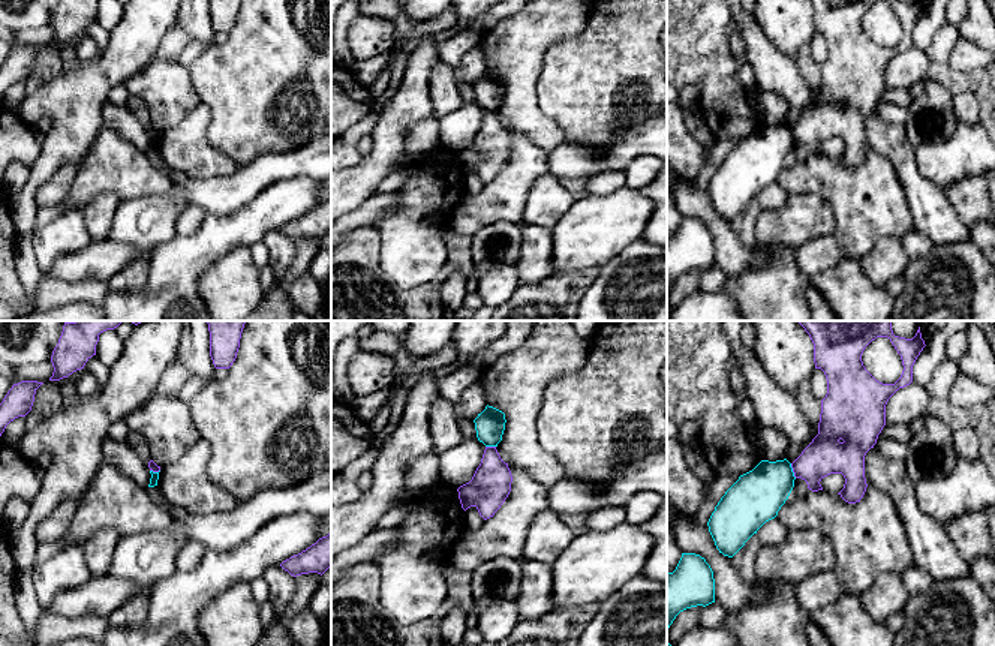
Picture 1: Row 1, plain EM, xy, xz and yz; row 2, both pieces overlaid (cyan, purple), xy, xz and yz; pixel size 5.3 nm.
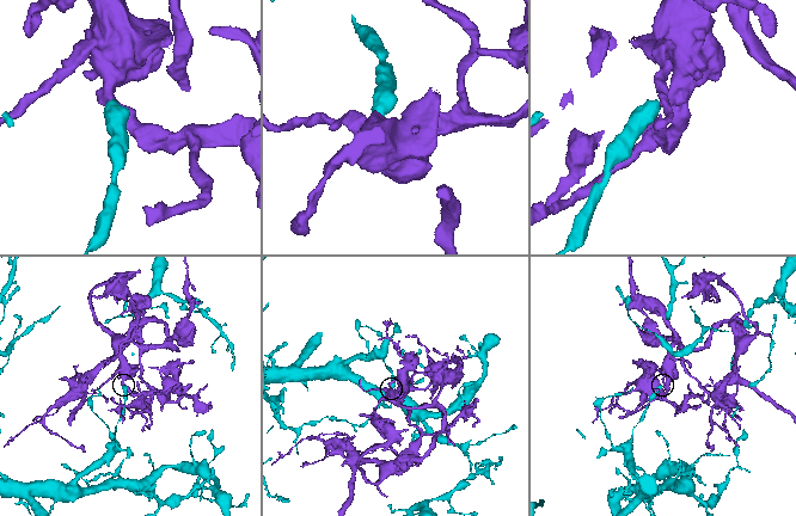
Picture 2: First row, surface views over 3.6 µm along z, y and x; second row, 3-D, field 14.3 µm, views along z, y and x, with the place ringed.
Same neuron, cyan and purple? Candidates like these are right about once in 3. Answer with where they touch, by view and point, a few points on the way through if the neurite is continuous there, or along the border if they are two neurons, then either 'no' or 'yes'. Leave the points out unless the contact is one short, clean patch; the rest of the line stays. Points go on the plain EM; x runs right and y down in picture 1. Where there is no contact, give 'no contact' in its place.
yz (791, 135) | along yz (790, 128), (796, 141) | no

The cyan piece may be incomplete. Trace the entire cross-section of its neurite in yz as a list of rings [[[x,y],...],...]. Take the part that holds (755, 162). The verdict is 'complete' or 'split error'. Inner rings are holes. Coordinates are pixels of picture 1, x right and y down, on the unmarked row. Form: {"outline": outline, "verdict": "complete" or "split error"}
{"outline": [[[761,124],[725,156],[707,190],[716,213],[733,222],[778,175],[794,151],[791,127]]], "verdict": "complete"}

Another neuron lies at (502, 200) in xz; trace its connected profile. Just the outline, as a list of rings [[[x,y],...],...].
[[[508,127],[511,156],[493,181],[453,211],[451,229],[468,237],[495,222],[524,225],[523,211],[532,184],[548,174],[547,153],[524,133]]]

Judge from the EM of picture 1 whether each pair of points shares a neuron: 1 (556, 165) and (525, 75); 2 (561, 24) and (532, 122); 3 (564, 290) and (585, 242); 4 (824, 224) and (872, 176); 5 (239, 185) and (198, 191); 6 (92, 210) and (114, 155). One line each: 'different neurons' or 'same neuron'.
1: different neurons
2: same neuron
3: different neurons
4: different neurons
5: same neuron
6: different neurons

